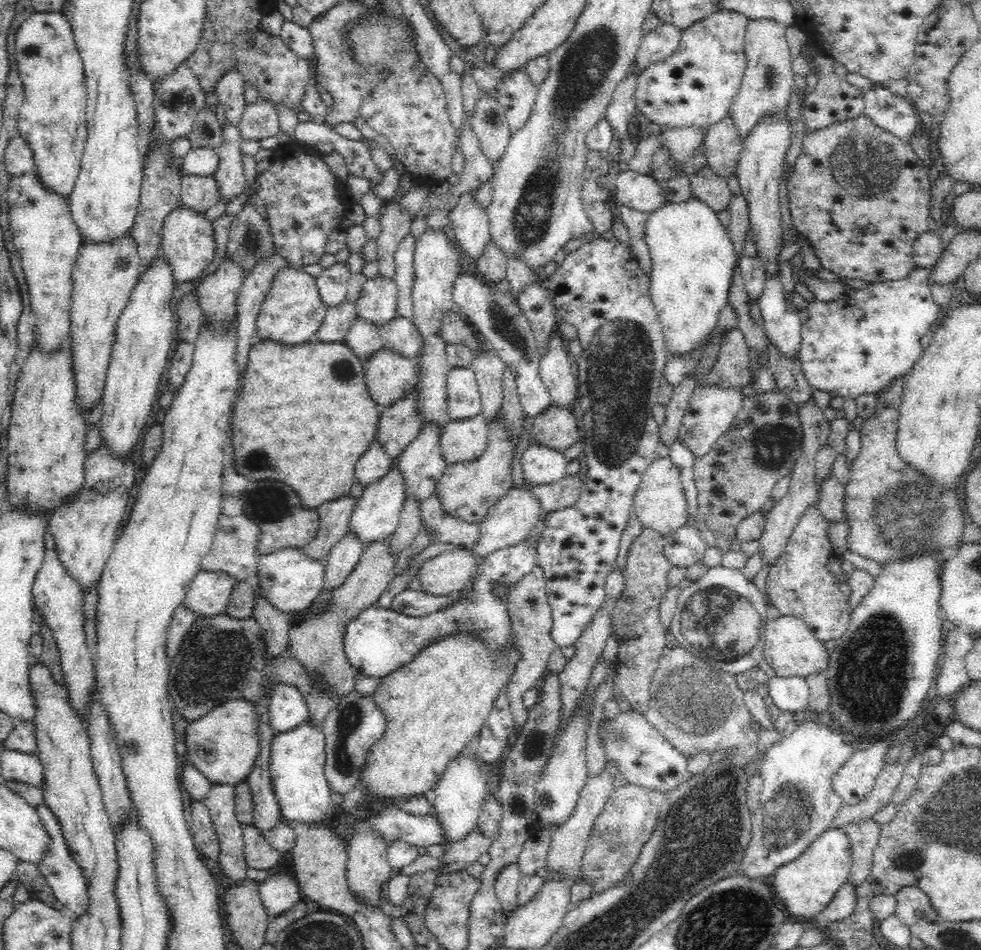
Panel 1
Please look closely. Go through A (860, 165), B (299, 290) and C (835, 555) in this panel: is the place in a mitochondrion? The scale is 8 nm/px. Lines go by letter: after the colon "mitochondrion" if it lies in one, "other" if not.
A: mitochondrion
B: other
C: other

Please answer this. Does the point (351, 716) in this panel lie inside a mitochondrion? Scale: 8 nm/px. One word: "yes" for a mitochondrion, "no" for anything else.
yes

